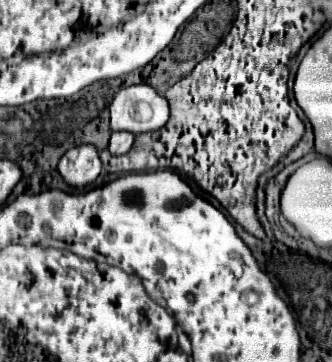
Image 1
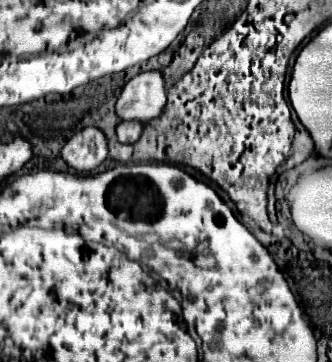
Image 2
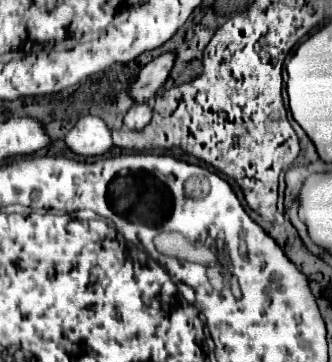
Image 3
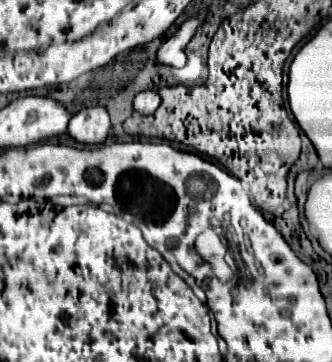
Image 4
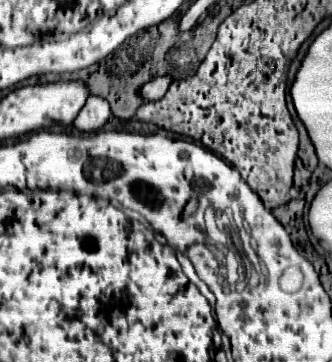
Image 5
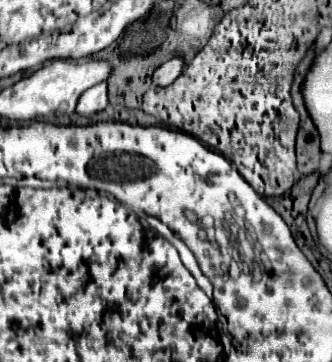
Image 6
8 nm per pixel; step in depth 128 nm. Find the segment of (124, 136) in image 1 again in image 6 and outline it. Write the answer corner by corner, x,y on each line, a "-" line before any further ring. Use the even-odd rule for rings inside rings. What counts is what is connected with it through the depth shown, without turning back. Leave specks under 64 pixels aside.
174,56
172,60
168,60
168,62
164,62
160,68
156,68
156,72
154,72
154,76
152,76
154,84
156,84
156,86
168,86
168,84
172,84
172,82
182,74
184,66
186,66
186,64
184,64
184,58

